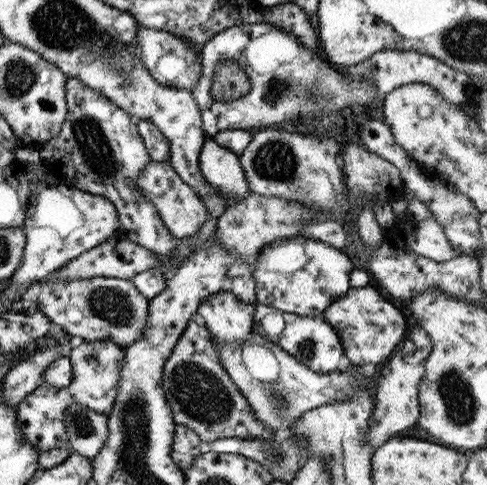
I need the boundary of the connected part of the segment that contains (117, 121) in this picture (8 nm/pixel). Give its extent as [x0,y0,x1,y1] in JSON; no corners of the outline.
[38,77,177,278]

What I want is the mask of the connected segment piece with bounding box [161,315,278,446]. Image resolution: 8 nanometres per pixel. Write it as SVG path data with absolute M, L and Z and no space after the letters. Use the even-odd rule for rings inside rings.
M197 315L188 319L162 369L161 387L171 409L173 423L187 426L206 446L215 439L257 438L265 442L278 439L271 428L266 428L251 413L249 403L222 368L211 345L210 332L200 321Z

